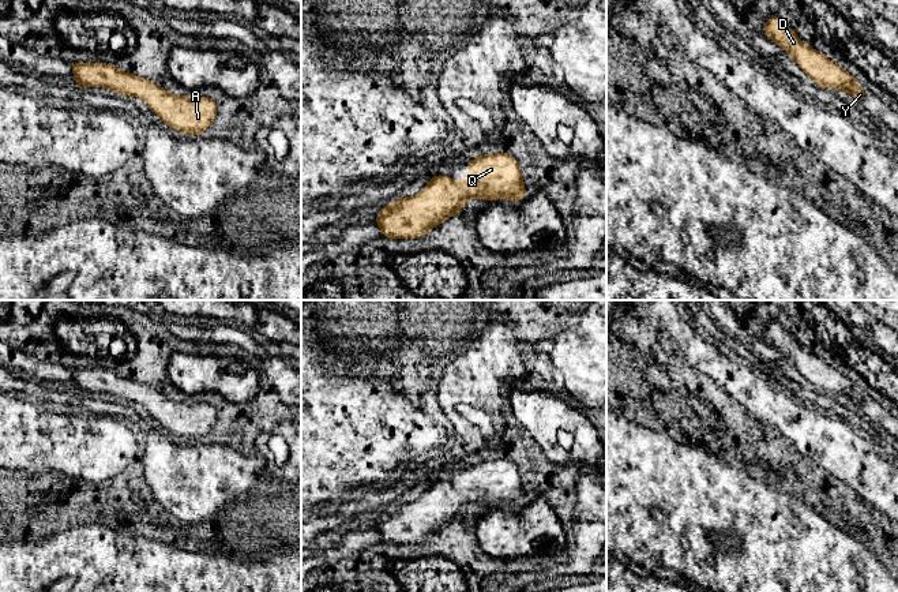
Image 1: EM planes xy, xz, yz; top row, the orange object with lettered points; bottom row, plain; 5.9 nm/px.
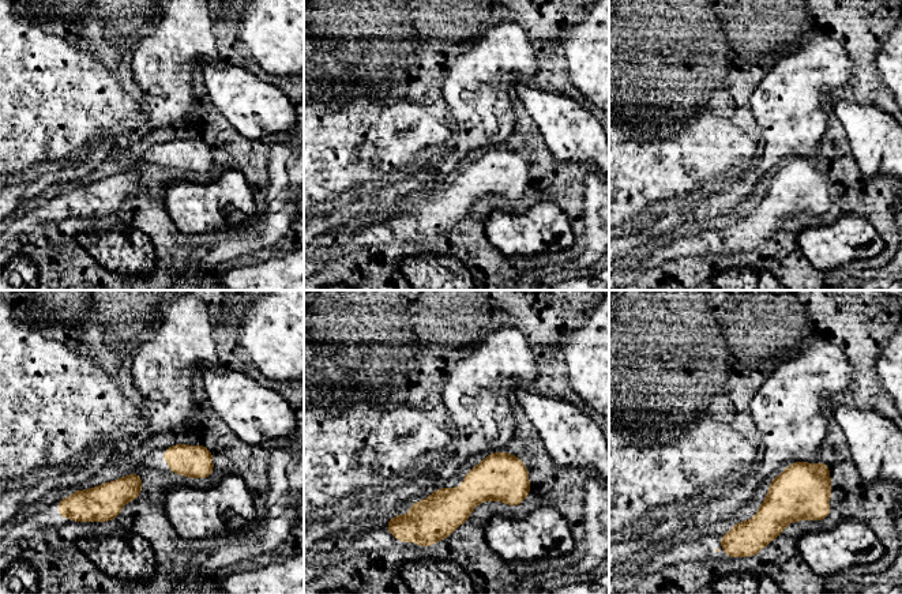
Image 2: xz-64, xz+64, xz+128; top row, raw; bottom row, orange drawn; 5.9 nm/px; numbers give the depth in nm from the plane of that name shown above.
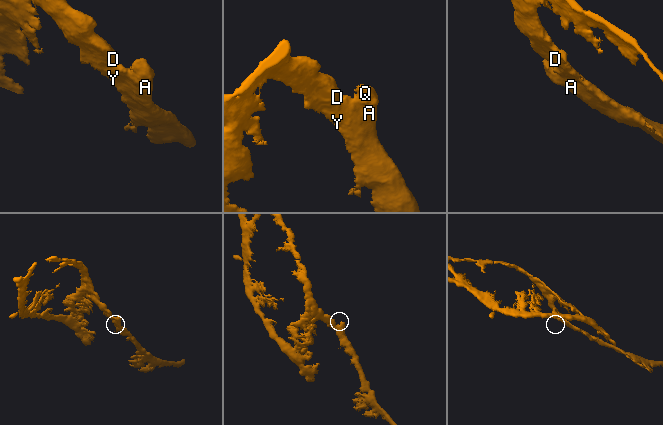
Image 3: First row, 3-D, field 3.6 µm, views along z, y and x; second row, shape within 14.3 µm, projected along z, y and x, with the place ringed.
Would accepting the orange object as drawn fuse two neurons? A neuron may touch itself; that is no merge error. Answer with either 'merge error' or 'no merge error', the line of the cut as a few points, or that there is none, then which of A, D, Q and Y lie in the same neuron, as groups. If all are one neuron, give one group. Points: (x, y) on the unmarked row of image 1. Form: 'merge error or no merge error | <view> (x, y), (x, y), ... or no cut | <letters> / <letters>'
no merge error | no cut | A D Q Y

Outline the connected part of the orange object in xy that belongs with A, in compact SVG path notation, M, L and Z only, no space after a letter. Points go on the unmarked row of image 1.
M69 368L69 371L78 391L102 391L128 402L136 401L164 428L184 439L200 441L215 424L217 411L213 404L169 400L149 385L138 383L105 368Z

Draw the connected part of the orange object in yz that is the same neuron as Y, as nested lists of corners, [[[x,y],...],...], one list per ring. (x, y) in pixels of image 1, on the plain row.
[[[771,321],[762,334],[763,340],[782,352],[819,393],[845,396],[854,402],[858,411],[865,404],[864,394],[846,375],[816,355],[807,352],[784,325]]]

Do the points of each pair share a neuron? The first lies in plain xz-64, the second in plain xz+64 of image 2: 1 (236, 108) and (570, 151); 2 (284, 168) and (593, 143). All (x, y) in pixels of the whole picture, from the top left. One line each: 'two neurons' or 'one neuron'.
1: one neuron
2: two neurons

